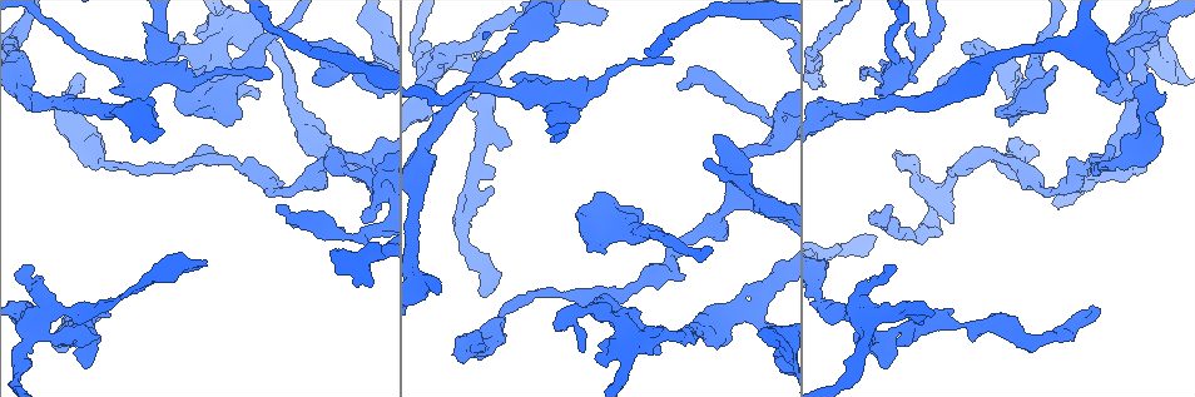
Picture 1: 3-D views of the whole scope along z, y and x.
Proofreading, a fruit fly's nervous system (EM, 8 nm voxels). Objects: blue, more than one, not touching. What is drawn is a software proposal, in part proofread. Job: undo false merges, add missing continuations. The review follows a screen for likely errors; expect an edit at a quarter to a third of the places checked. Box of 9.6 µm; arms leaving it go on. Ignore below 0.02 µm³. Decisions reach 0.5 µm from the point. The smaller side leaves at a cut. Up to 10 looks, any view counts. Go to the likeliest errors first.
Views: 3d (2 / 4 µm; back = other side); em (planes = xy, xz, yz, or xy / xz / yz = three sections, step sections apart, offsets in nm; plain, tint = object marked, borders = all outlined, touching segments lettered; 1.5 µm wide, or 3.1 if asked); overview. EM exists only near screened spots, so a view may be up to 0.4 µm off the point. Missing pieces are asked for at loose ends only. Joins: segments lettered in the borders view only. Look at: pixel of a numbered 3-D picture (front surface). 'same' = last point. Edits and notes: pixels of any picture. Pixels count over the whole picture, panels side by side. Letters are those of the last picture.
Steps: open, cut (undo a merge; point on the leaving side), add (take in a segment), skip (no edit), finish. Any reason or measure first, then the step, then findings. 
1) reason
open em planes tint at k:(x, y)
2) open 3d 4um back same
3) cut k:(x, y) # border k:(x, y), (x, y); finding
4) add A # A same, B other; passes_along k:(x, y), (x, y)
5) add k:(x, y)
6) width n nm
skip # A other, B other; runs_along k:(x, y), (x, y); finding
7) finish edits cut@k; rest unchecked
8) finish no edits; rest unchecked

branch stops here
open em xy step 4 tint at 1:(951, 220)

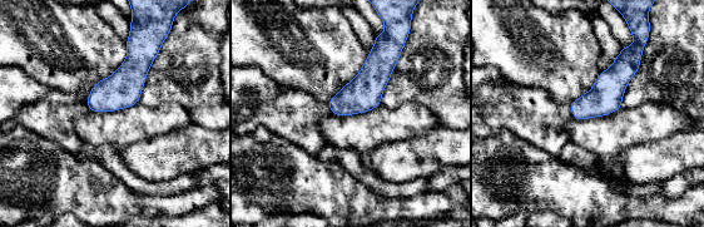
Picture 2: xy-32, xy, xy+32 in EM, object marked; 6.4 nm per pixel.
open em planes borders same

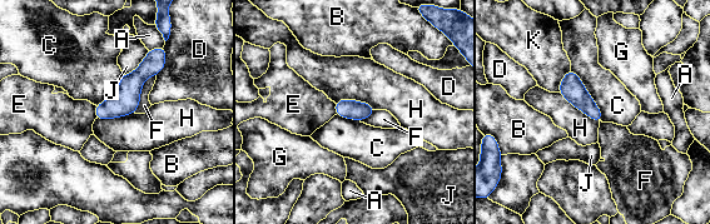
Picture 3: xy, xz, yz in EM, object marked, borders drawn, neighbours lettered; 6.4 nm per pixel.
width 130 nm
skip # A other, B other, C other, D other, E other, F other, G other, H other, J other, K other; runs_along 3:(162, 54), (105, 110), (98, 114); no lettered segment goes on from it

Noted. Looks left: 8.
an open end
open em planes borders at 1:(224, 123)

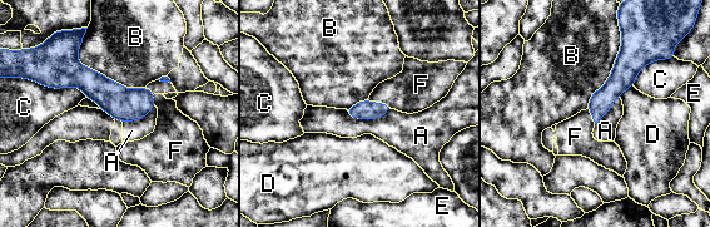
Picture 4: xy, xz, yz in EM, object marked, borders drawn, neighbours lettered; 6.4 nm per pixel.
add F # A other, B other, C other, D other, E other, F same; passes_along 4:(367, 109), (380, 103), (415, 89); the neuron continues

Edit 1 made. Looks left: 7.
see it whole again
open overview

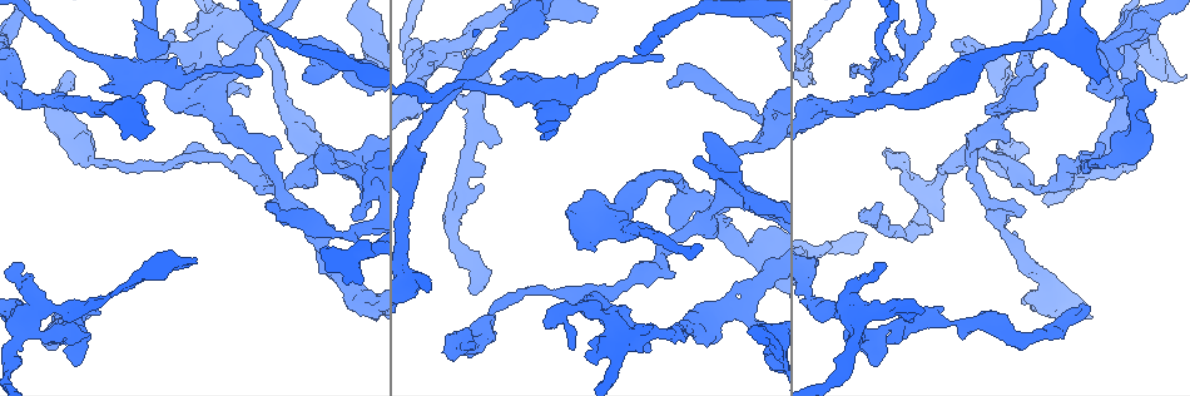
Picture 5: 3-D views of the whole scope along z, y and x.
abrupt turn
open em planes borders at 5:(460, 192)

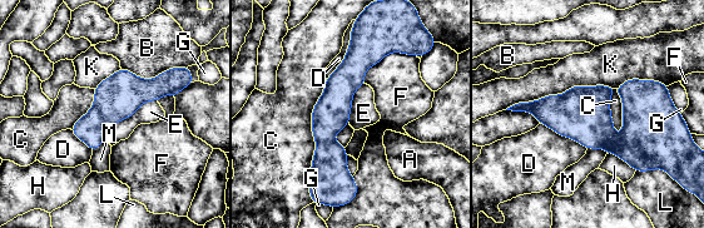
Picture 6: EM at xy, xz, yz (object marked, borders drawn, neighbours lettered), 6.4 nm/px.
longest_contact K 1050 nm
skip # A other, B other, C other, D other, E other, F other, G other, H other, K other, L other, M other; all the same neuron

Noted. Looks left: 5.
calibre changes
open 3d 4um at 5:(120, 104)

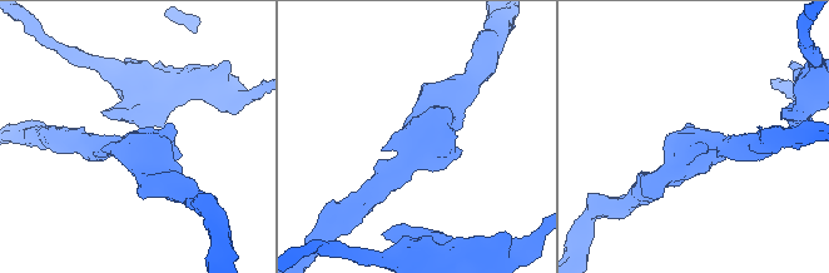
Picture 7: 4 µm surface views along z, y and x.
arms 3; arm_widths 320, 320, 340 nm
open em planes borders at 7:(707, 142)

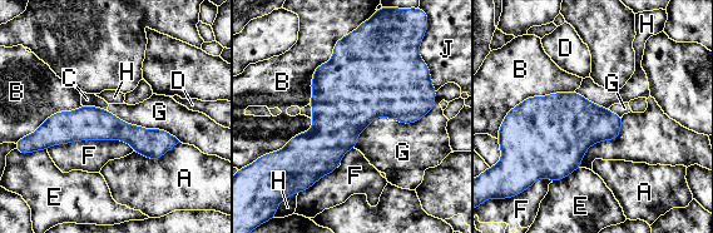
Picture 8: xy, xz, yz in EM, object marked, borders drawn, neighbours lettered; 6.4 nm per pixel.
longest_contact B 700 nm
skip # A other, B other, C other, D other, E other, F other, G other, H other, J other; border 8:(575, 90), (589, 100), (608, 108); continuous, no second neuron

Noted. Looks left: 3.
finish edits add@4; rest unchecked

